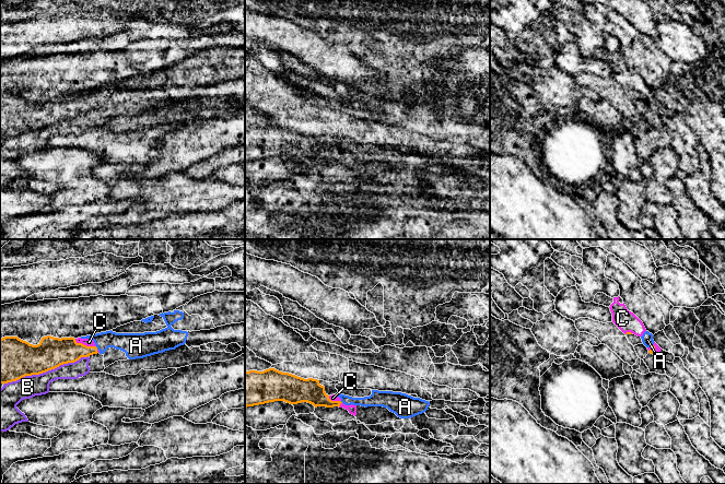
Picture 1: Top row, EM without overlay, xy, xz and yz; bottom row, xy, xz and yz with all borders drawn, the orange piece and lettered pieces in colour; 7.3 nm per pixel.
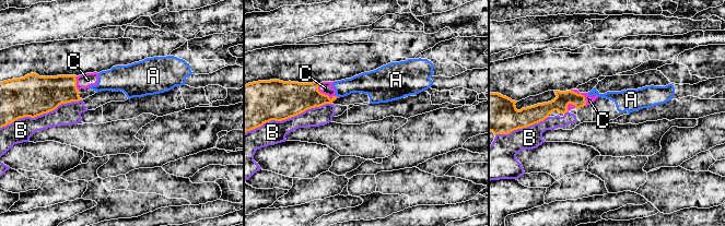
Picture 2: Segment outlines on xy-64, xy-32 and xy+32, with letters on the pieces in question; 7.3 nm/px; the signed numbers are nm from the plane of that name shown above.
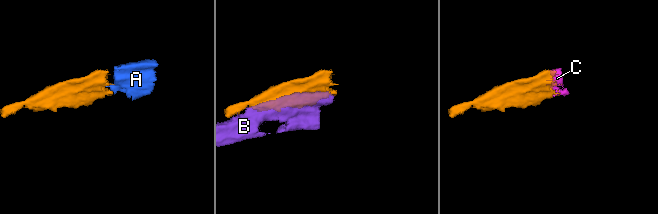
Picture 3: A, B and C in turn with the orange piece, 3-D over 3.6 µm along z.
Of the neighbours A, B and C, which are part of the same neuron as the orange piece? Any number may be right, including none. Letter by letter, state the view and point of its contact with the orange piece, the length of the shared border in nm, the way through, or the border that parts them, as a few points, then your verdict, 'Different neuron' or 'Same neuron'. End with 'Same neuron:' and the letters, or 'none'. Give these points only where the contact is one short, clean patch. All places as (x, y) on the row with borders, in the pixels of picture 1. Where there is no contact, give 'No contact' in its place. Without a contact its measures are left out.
A: Touches orange at xy (96, 347). Shared border 30 nm. Same neuron
B: Touches orange at xy (45, 372). Shared border 650 nm. Different neuron
C: Touches orange at xy (85, 345). Shared border 170 nm. Same neuron
Same neuron: A, C

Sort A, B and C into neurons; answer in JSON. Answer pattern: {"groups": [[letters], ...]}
{"groups": [["A", "C"], ["B"]]}

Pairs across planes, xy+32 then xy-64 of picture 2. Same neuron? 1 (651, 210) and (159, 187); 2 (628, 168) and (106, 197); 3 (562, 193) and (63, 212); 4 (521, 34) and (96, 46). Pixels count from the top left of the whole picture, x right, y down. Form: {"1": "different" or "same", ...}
{"1": "same", "2": "same", "3": "different", "4": "different"}

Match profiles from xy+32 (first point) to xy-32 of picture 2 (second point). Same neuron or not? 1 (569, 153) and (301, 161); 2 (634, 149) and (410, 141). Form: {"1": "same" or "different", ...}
{"1": "same", "2": "different"}

